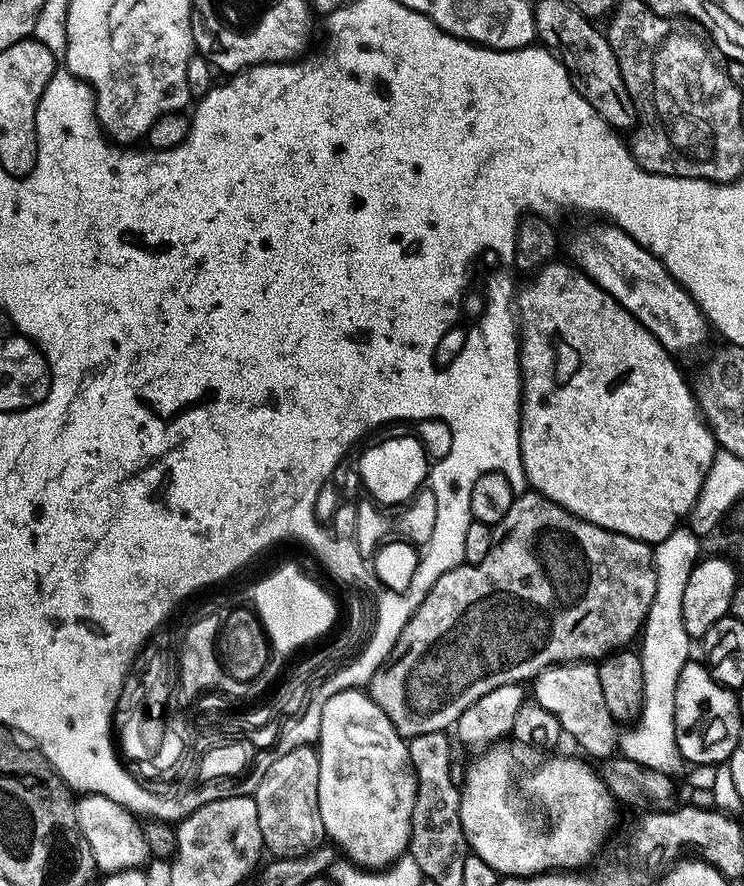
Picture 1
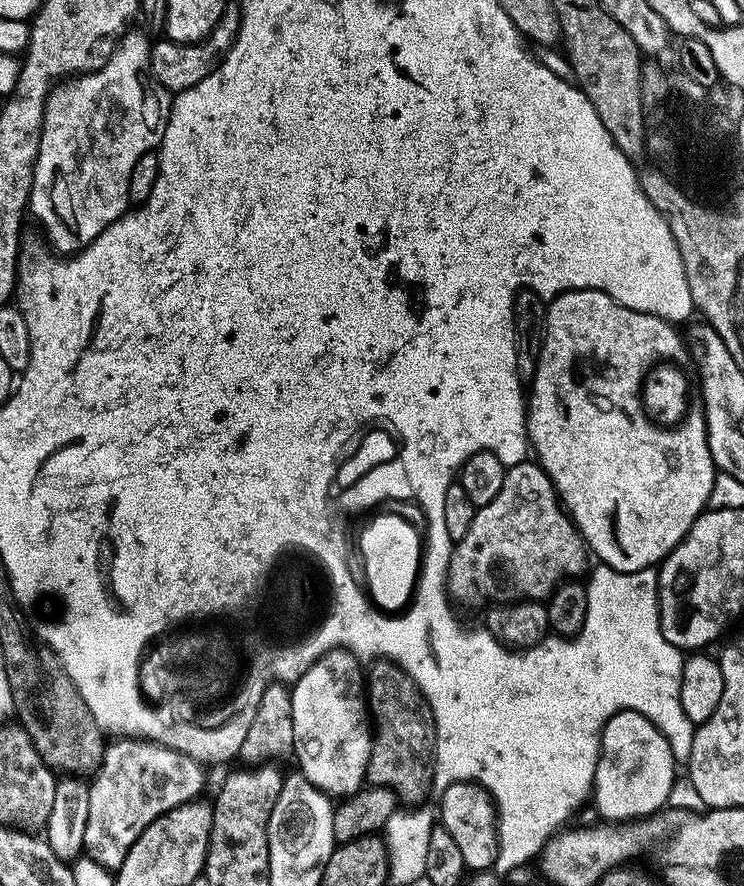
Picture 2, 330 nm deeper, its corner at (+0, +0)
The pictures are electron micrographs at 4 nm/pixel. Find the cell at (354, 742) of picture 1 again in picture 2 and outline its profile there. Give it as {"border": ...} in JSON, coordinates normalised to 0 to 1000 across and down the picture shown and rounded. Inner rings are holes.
{"border":[[[446,735],[421,747],[390,777],[402,875],[446,901],[483,894],[495,874],[503,826],[491,790],[491,767],[487,749],[476,737]]]}

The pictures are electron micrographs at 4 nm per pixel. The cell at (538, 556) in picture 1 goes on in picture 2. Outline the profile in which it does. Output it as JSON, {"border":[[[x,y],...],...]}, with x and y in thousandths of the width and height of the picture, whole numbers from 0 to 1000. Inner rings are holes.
{"border":[[[724,523],[687,525],[677,534],[675,553],[664,567],[656,569],[656,578],[641,572],[640,579],[645,587],[632,589],[626,607],[612,611],[602,635],[599,663],[603,674],[614,683],[655,683],[660,679],[679,684],[690,679],[731,679],[759,658],[761,652],[786,649],[793,620],[755,572],[742,542]]]}

